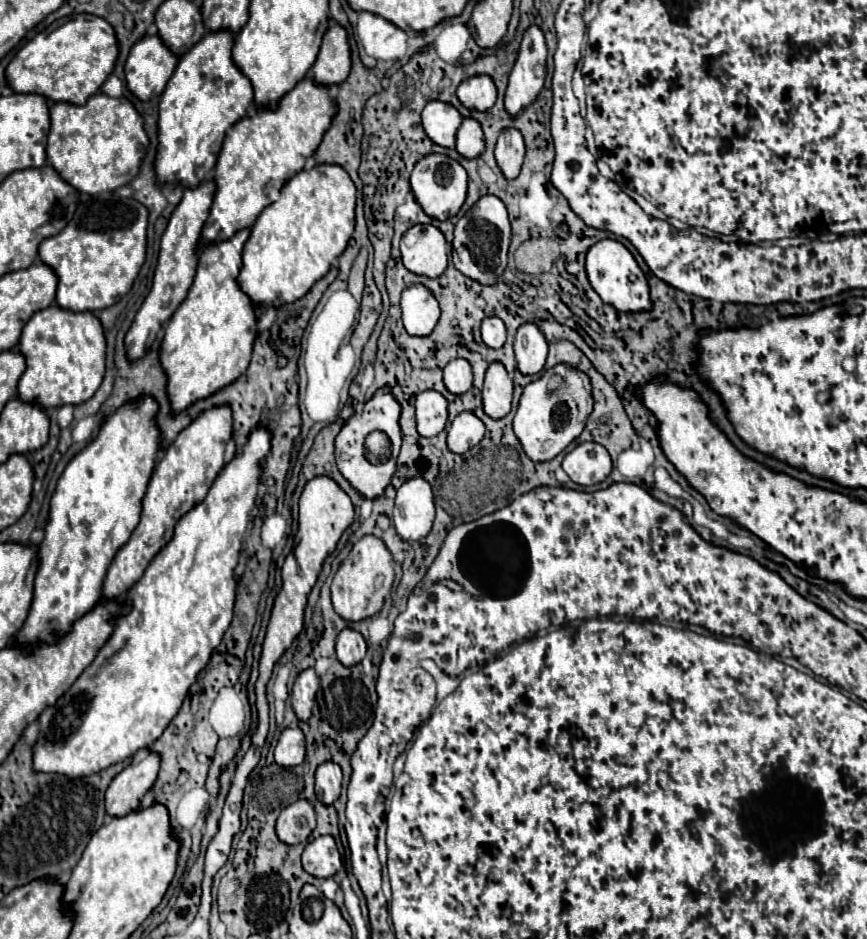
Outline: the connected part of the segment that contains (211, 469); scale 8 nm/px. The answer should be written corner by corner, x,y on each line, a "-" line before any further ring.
219,406
195,418
191,426
187,426
177,436
177,440
165,450
147,486
147,494
143,498
141,522
133,530
129,542
119,548
107,570
103,582
103,598
117,600
119,596
125,596
133,588
133,584
143,576
151,558
173,538
173,528
177,520
183,514
187,514
193,506
205,500
213,480
225,466
223,456
229,440
231,440
231,410
229,406

